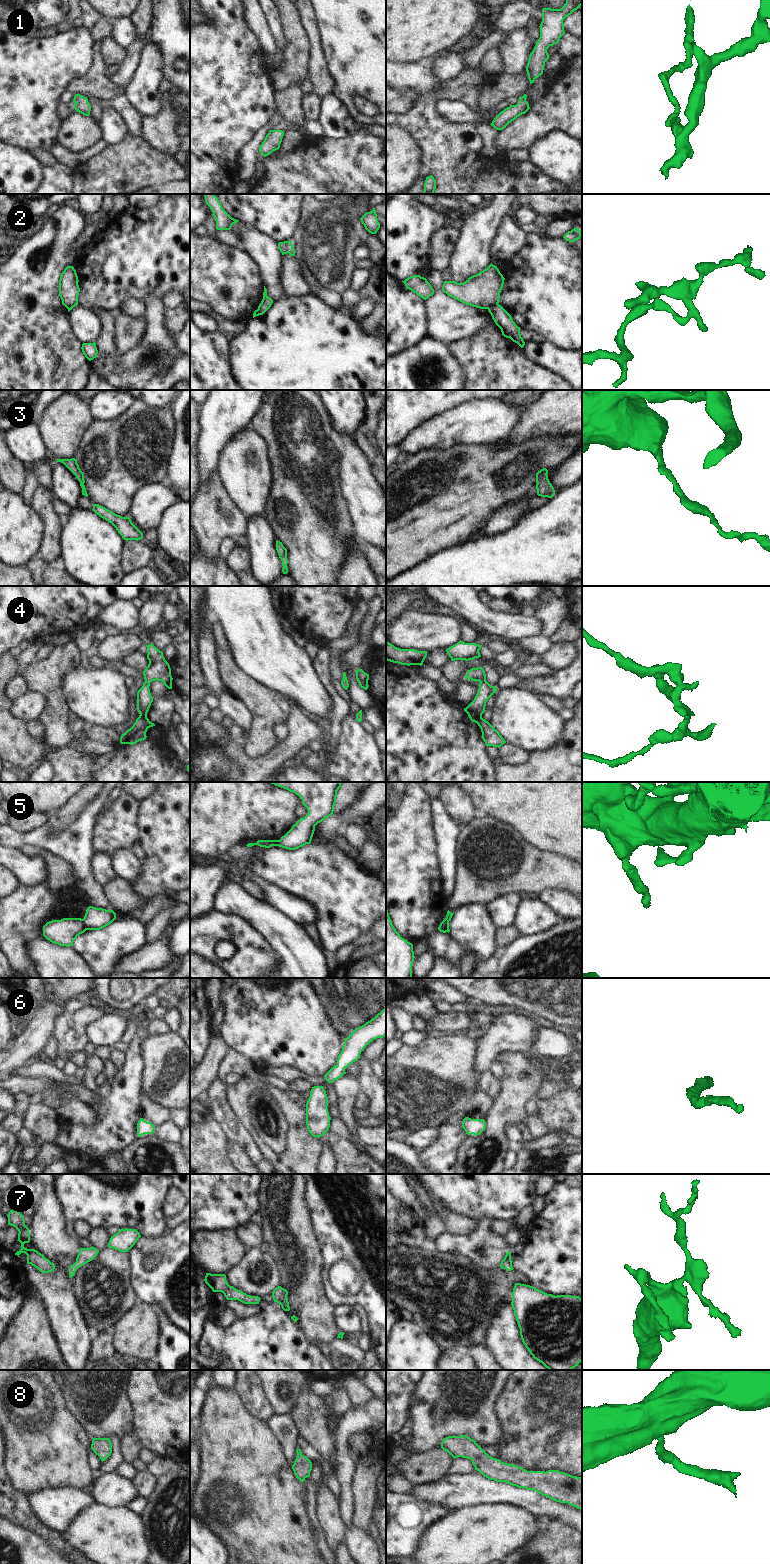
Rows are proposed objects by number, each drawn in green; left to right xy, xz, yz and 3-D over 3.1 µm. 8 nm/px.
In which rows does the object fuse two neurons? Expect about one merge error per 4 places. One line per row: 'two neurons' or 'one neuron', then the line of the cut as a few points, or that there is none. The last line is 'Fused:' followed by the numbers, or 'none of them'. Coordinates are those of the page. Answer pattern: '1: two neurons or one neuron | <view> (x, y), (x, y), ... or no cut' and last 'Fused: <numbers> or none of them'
1: one neuron | no cut
2: two neurons | yz (497, 303), (491, 304), (487, 308)
3: one neuron | no cut
4: one neuron | no cut
5: two neurons | xy (82, 919), (87, 929)
6: one neuron | no cut
7: one neuron | no cut
8: one neuron | no cut
Fused: 2, 5

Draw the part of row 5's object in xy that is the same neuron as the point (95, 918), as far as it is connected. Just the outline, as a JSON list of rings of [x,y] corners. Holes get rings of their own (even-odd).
[[[89,906],[83,918],[87,925],[87,930],[100,930],[116,919],[116,913],[113,910],[96,908]]]

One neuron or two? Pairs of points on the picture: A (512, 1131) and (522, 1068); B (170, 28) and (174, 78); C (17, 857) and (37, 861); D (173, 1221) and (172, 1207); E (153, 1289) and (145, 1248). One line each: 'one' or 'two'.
A: two
B: one
C: one
D: two
E: one

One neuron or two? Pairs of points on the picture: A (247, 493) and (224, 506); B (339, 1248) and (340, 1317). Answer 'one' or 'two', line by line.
A: two
B: two

